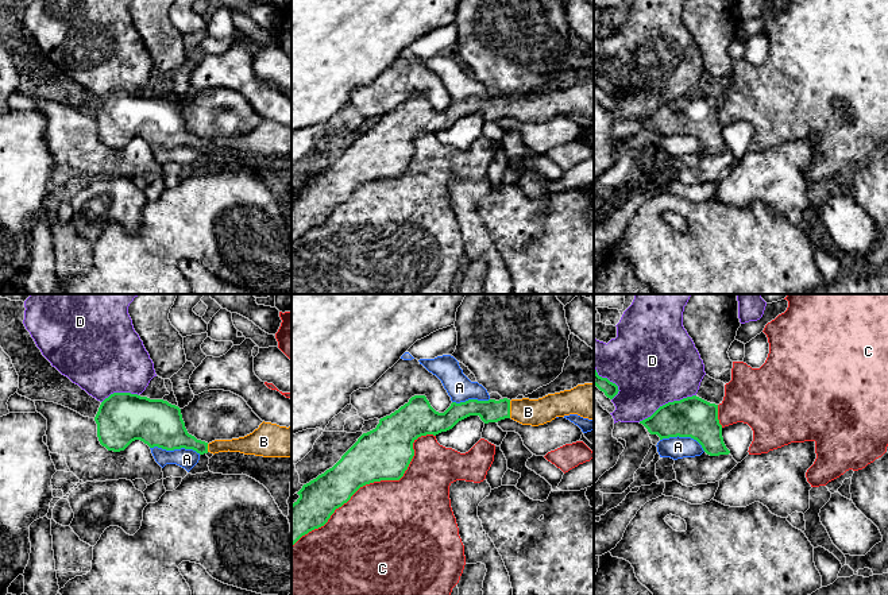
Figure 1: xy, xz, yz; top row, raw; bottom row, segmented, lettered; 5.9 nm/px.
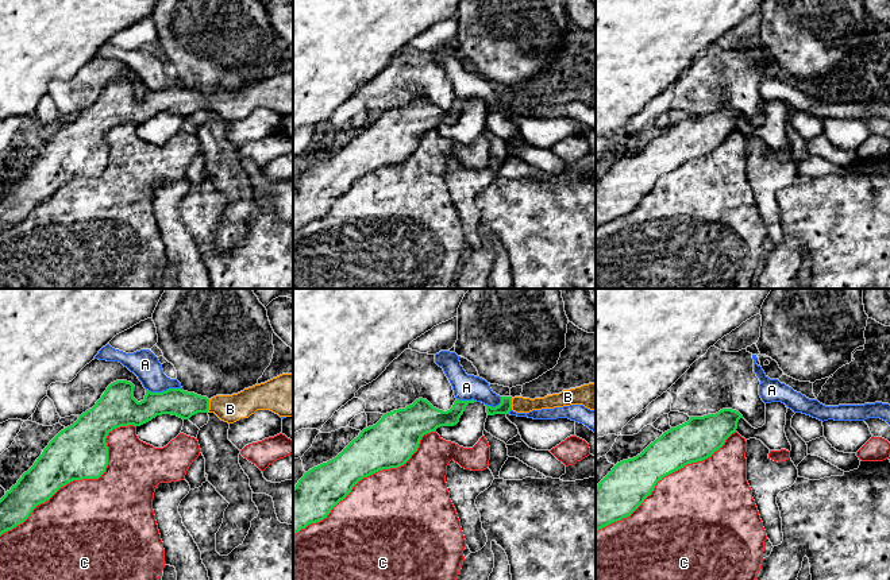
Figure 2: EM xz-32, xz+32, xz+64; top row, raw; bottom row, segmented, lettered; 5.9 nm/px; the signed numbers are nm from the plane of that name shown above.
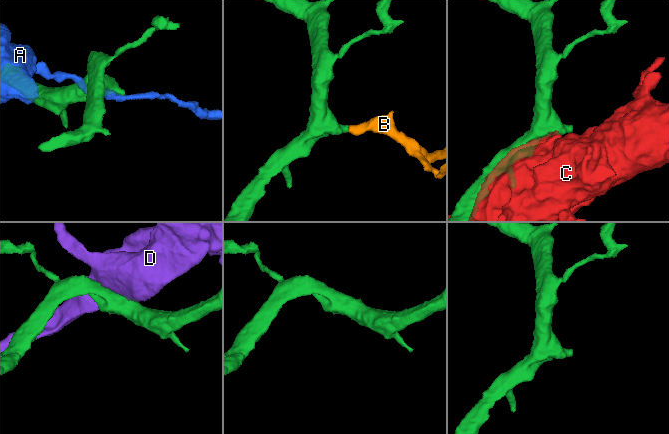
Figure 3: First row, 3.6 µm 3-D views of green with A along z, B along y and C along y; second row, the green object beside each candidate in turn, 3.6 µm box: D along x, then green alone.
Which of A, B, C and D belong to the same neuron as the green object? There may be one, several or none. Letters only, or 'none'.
B

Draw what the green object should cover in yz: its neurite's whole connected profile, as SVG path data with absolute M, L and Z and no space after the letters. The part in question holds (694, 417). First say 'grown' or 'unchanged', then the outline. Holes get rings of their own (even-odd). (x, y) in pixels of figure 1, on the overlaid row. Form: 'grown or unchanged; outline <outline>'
unchanged; outline M696 395L663 405L650 417L640 421L640 424L642 424L650 434L657 434L660 440L677 436L691 437L696 440L710 456L730 453L723 443L722 425L718 420L718 405L710 403Z

